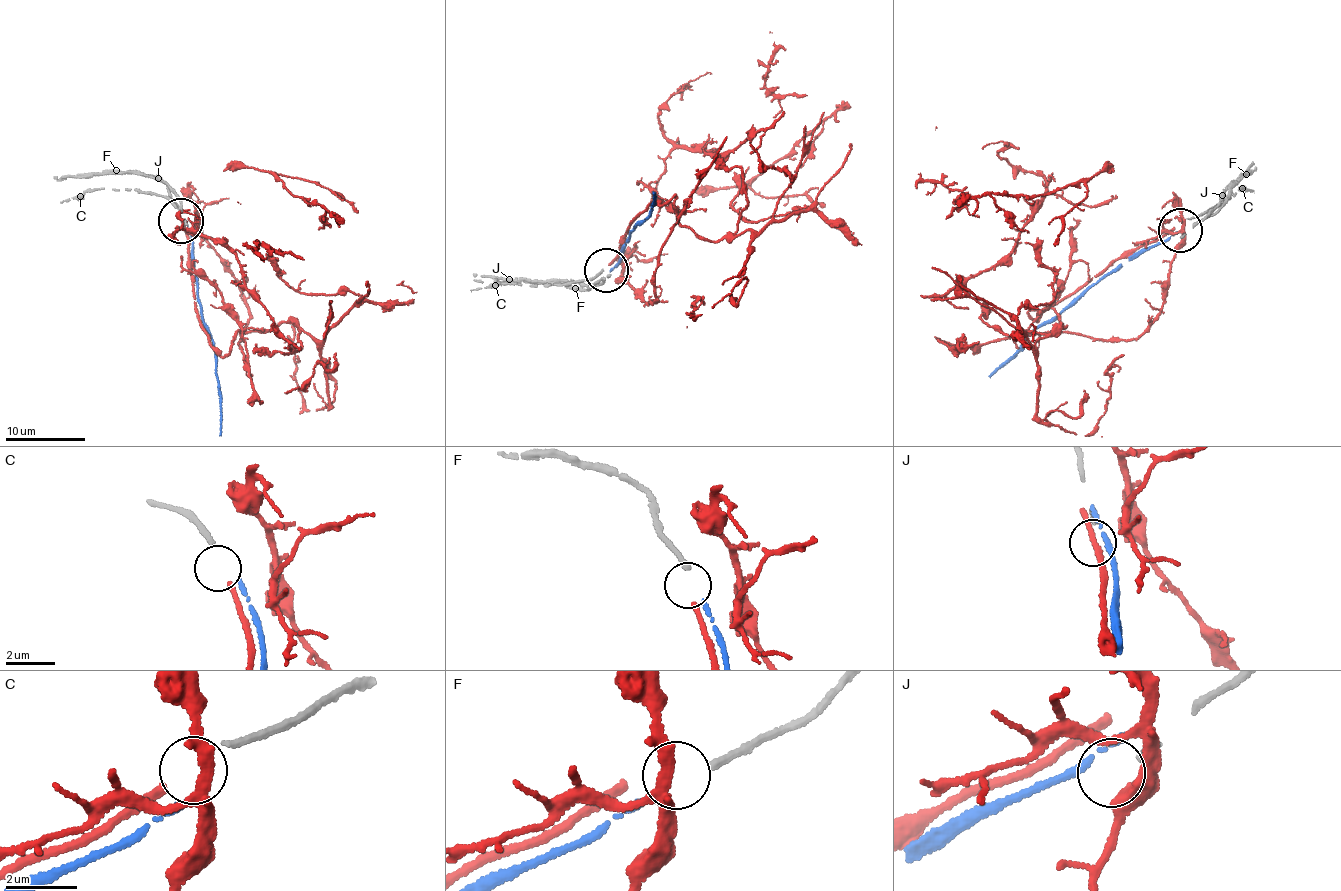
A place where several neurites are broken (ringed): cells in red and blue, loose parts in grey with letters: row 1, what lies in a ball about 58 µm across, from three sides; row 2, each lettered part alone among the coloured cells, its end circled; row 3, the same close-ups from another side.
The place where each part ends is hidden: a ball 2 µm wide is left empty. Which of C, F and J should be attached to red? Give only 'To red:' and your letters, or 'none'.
To red: C

